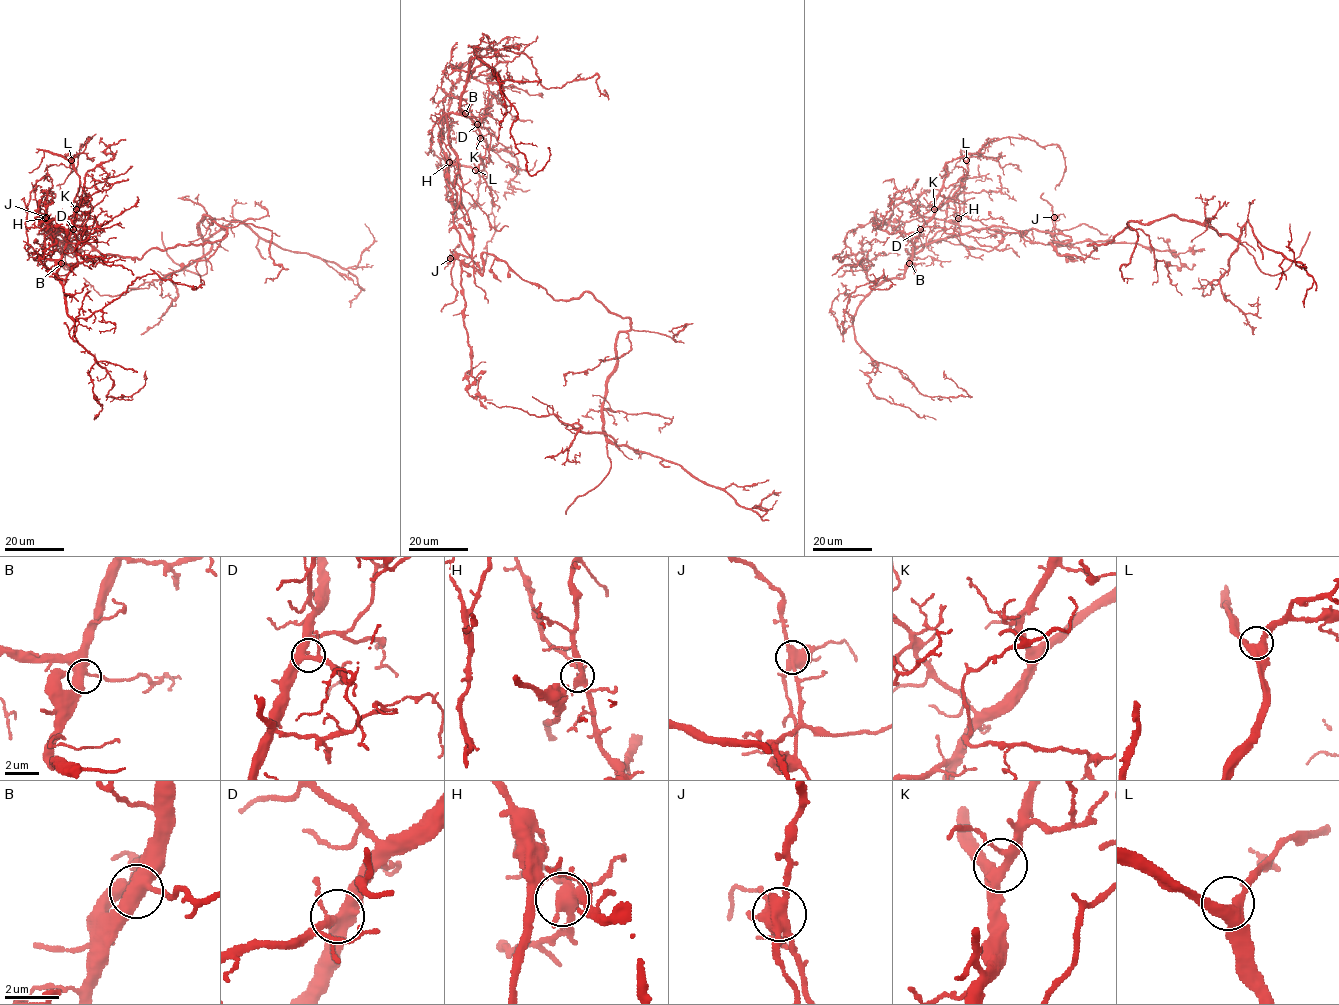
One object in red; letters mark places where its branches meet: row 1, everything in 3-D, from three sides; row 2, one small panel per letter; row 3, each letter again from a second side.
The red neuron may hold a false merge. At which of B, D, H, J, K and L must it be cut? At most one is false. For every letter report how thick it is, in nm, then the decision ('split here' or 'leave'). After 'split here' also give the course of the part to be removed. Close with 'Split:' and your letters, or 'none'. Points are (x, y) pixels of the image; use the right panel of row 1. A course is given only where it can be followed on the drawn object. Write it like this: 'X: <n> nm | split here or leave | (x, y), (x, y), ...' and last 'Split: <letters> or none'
B: 480 nm | leave
D: 400 nm | leave
H: 380 nm | leave
J: 500 nm | split here | (1054, 216), (1047, 244), (999, 226), (927, 243), (858, 307), (872, 358), (923, 395), (971, 396), (944, 371)
K: 380 nm | leave
L: 440 nm | leave
Split: J

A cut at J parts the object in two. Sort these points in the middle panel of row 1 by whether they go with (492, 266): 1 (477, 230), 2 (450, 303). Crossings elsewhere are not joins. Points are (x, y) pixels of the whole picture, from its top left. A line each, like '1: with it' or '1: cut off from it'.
1: cut off from it
2: cut off from it

